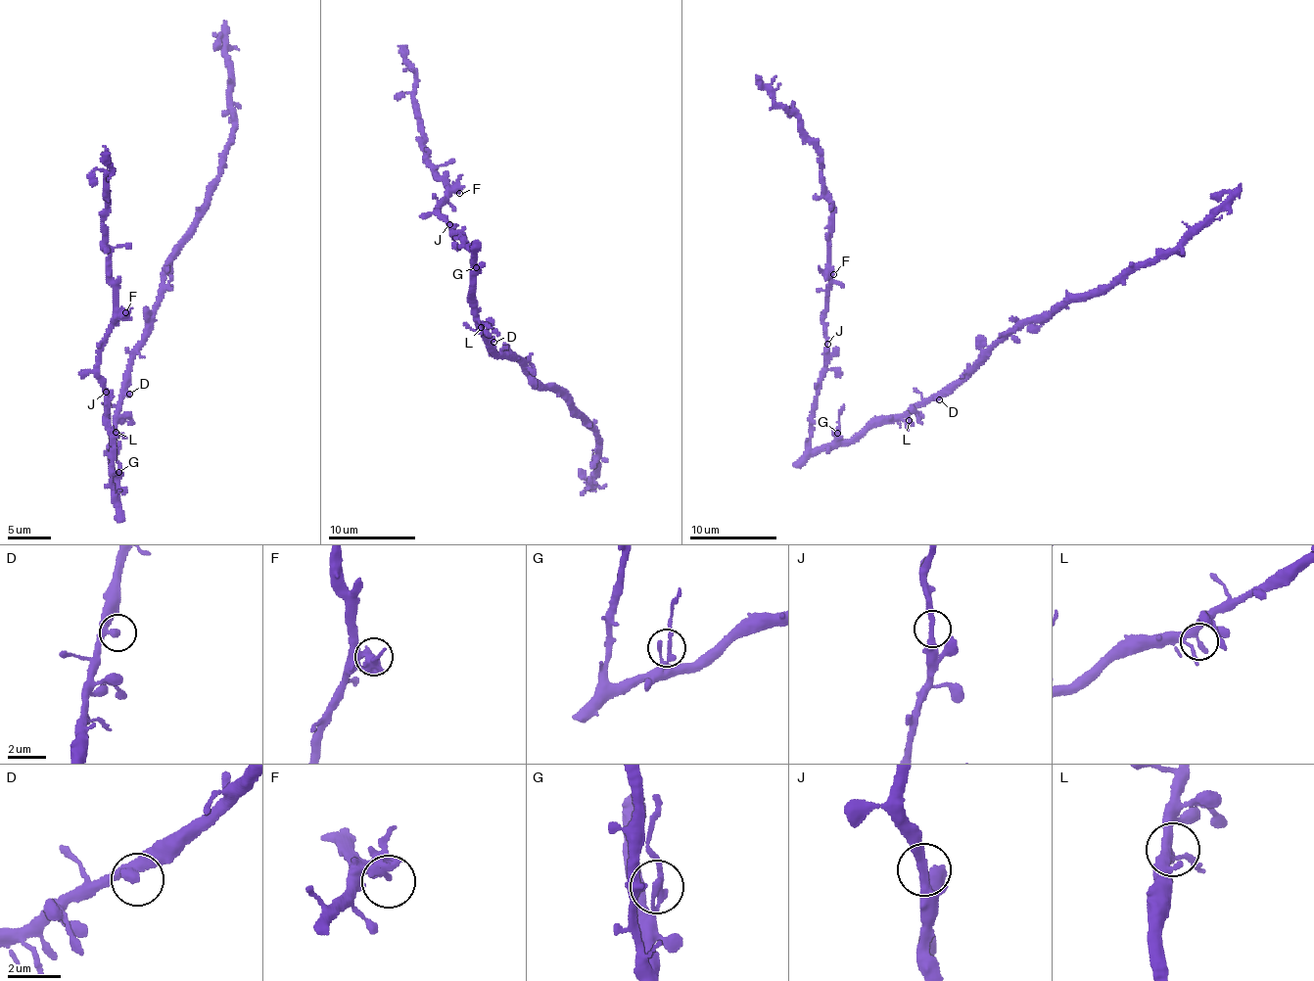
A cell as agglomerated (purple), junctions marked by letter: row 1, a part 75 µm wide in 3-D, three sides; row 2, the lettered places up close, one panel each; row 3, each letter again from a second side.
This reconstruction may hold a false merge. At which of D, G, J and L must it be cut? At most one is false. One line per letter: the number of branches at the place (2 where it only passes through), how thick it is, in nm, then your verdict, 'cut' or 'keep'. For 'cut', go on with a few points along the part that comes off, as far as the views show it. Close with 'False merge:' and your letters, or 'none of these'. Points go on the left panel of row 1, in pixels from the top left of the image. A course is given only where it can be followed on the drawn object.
D: 2 branches meet; 280 nm thick; keep
G: 3 branches meet; 150 nm thick; keep
J: 3 branches meet; 240 nm thick; keep
L: 3 branches meet; 240 nm thick; keep
False merge: none of these

